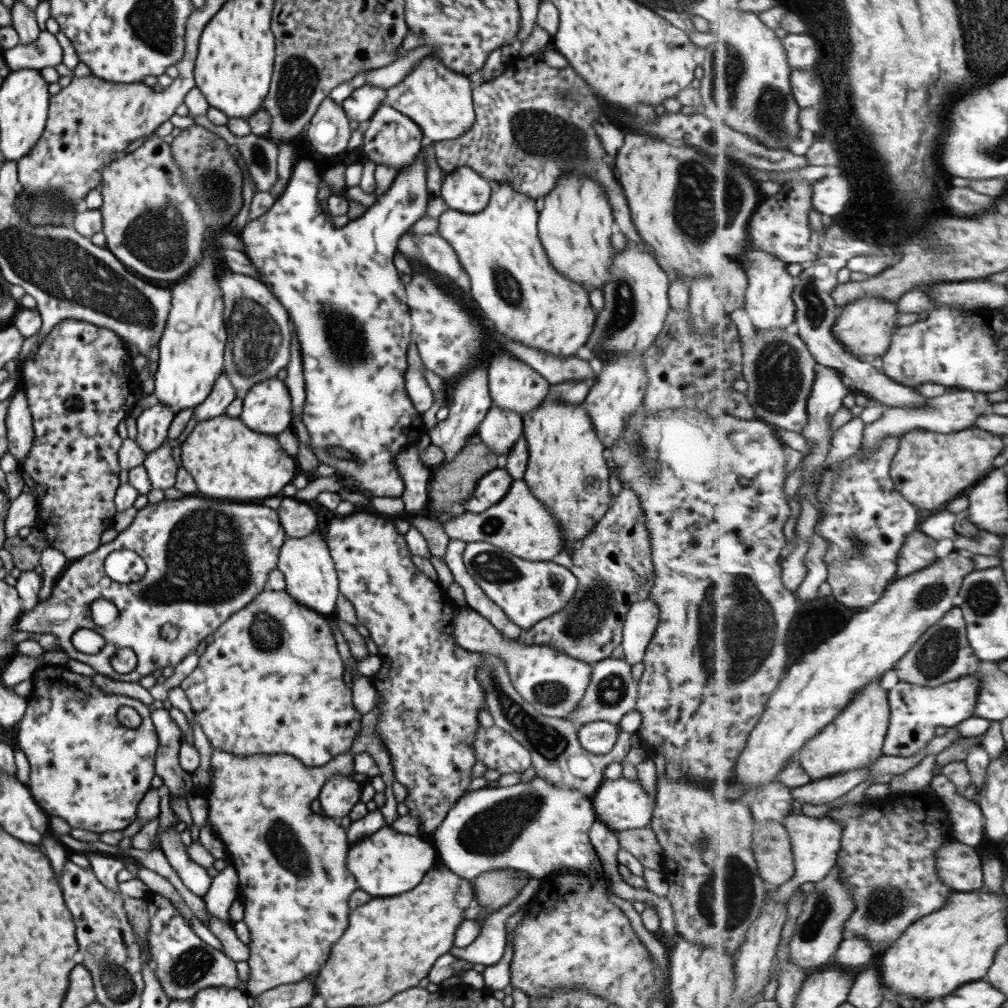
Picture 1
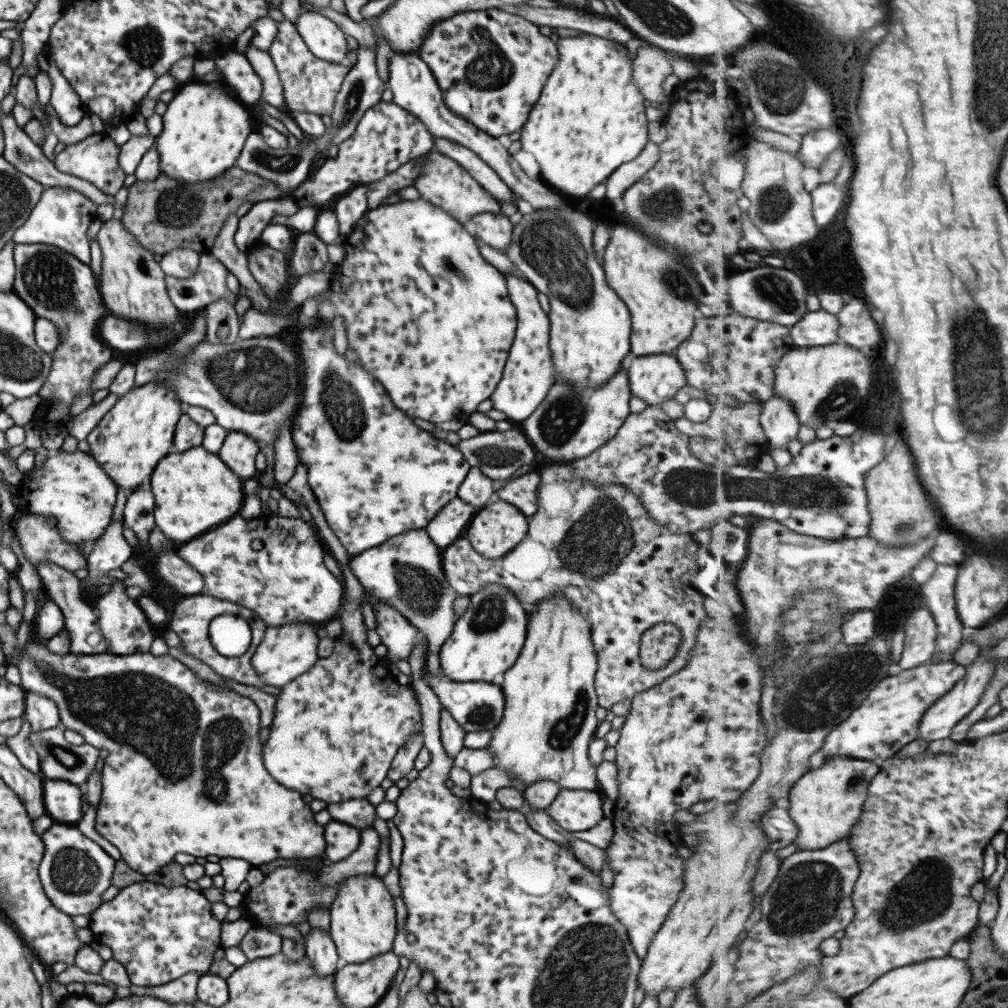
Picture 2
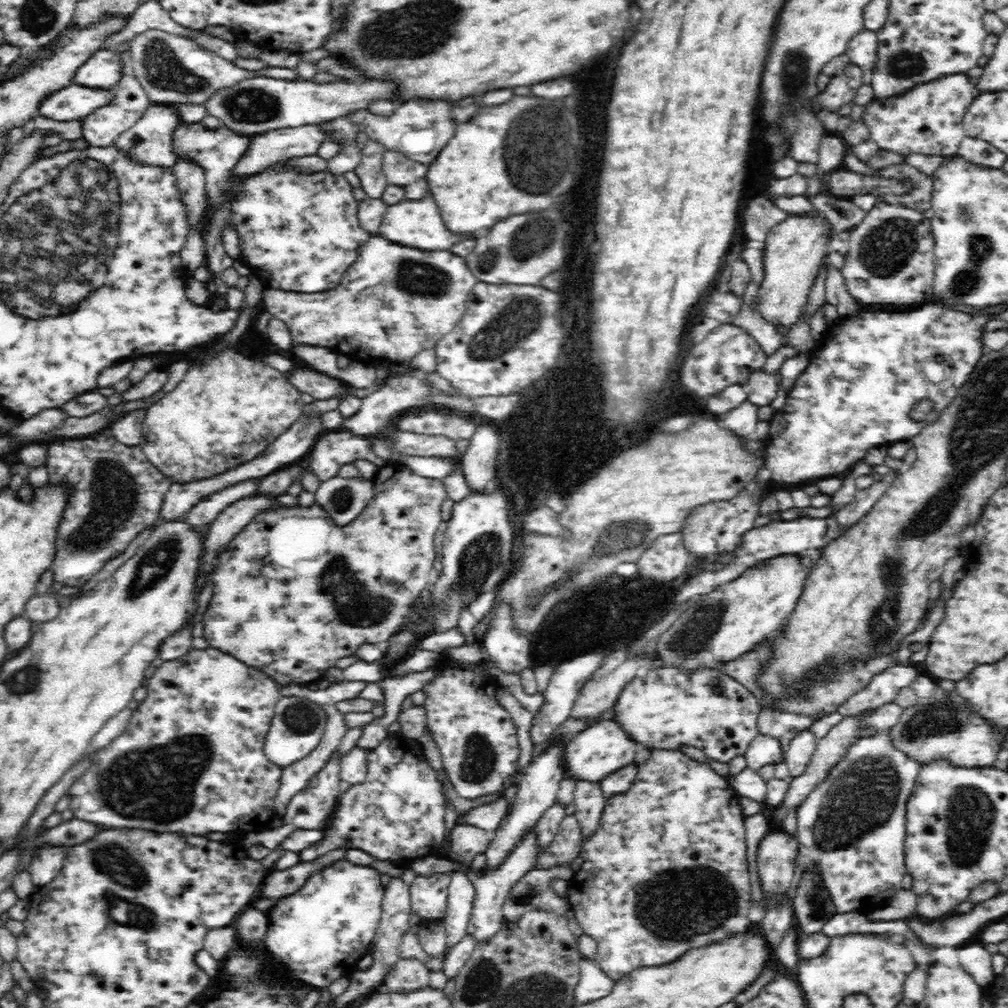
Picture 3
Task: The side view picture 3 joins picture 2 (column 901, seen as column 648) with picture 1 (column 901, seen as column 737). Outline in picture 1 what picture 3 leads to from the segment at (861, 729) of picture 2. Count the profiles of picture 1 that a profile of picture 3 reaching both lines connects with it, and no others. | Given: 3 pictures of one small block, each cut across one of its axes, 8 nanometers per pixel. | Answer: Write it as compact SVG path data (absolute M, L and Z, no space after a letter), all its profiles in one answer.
M978 674L966 675L960 680L934 688L899 681L890 690L891 721L884 743L884 754L902 755L905 758L919 754L937 736L937 728L953 728L974 716L977 696L982 694L981 689Z

